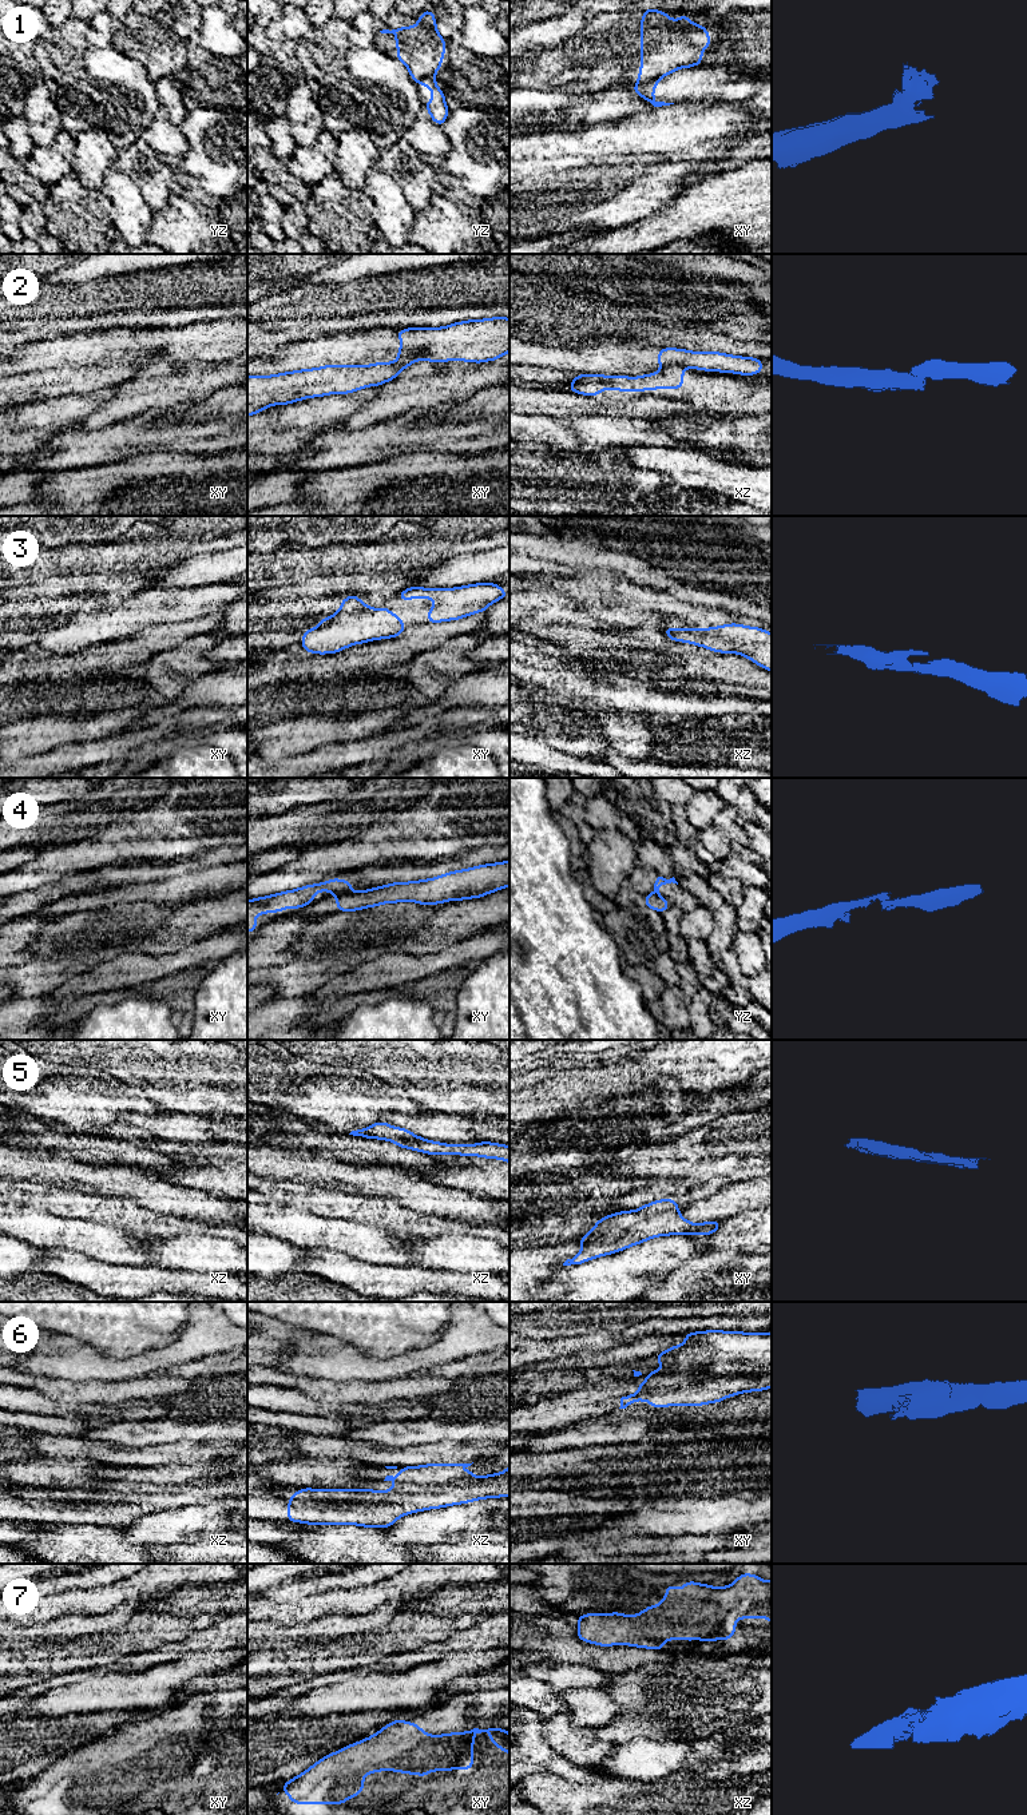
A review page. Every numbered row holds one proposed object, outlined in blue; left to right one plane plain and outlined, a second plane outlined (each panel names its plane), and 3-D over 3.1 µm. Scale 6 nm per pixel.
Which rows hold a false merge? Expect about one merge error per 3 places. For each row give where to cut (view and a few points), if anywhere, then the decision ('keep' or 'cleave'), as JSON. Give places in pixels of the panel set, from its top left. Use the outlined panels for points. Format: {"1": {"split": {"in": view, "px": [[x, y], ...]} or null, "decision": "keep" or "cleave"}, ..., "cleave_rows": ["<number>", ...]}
{"1": {"split": {"in": "xy", "px": [[658, 78], [638, 83]]}, "decision": "cleave"}, "2": {"split": {"in": "xy", "px": [[403, 357], [416, 354], [420, 358]]}, "decision": "cleave"}, "3": {"split": null, "decision": "keep"}, "4": {"split": {"in": "xy", "px": [[340, 892], [334, 894]]}, "decision": "cleave"}, "5": {"split": null, "decision": "keep"}, "6": {"split": {"in": "xy", "px": [[658, 1361], [708, 1347], [696, 1371], [770, 1377]]}, "decision": "cleave"}, "7": {"split": null, "decision": "keep"}, "cleave_rows": ["1", "2", "4", "6"]}

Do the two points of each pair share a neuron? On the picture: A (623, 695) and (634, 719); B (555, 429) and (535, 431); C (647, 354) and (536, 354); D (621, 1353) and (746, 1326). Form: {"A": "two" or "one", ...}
{"A": "two", "B": "one", "C": "one", "D": "two"}

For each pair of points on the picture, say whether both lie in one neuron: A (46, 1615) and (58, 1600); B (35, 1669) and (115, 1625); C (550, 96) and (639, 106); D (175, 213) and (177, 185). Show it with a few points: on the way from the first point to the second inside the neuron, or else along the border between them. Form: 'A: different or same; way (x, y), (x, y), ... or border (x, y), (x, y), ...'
A: same; way (50, 1611), (56, 1604)
B: different; border (121, 1633), (83, 1635), (67, 1641)
C: same; way (573, 103), (617, 104)
D: different; border (173, 193), (185, 197), (198, 207)

